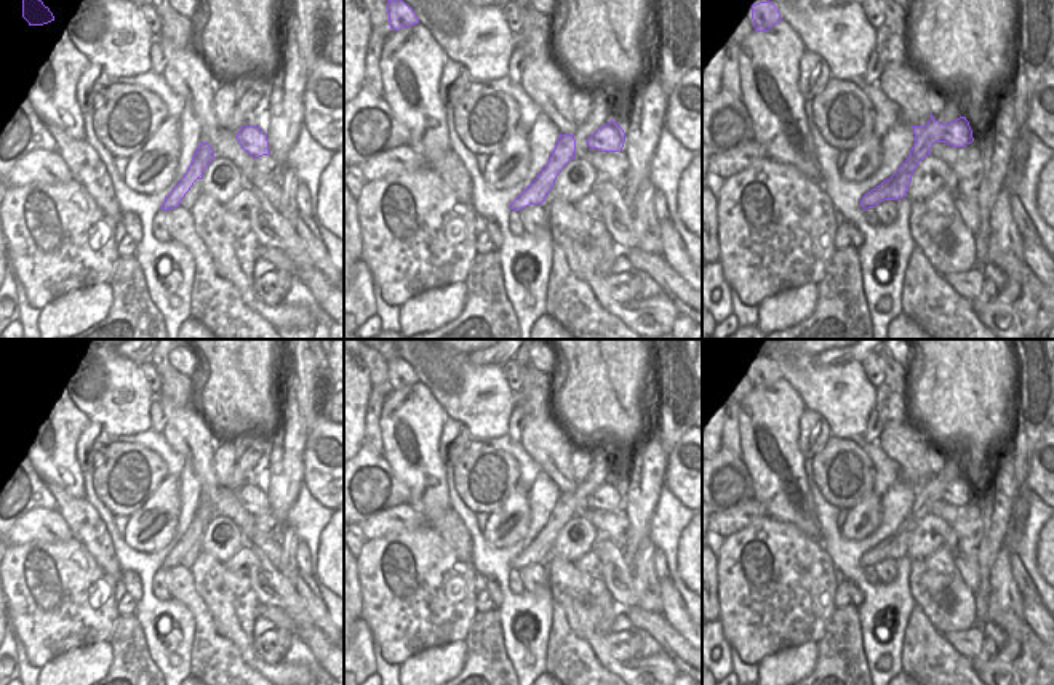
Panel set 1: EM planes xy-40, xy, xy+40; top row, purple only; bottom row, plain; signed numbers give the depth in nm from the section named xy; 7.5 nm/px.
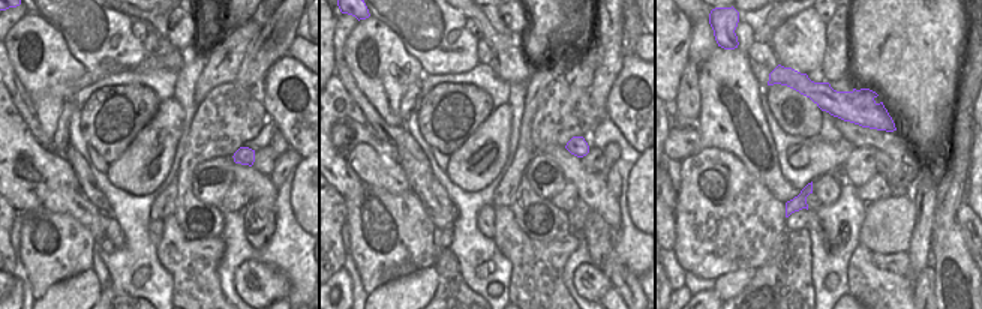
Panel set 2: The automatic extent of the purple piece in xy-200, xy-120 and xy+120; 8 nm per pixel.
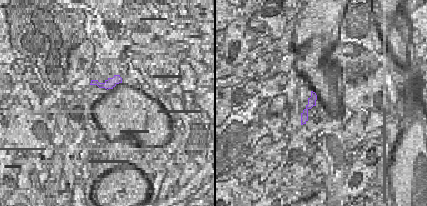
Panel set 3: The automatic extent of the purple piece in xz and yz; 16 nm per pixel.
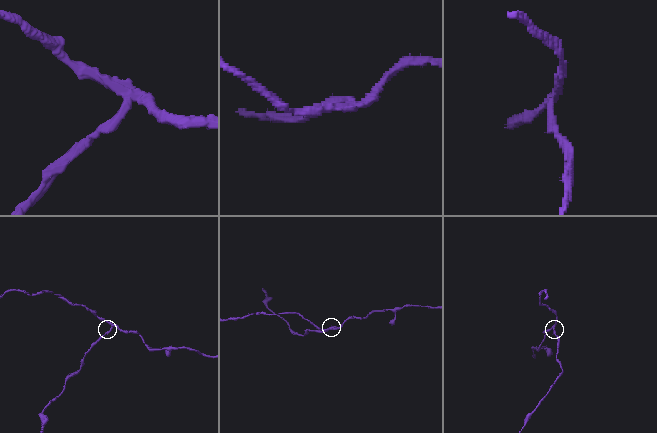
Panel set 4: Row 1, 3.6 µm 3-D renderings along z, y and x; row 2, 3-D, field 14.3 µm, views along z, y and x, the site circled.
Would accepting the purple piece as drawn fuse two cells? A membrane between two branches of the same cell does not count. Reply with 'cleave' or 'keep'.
cleave

